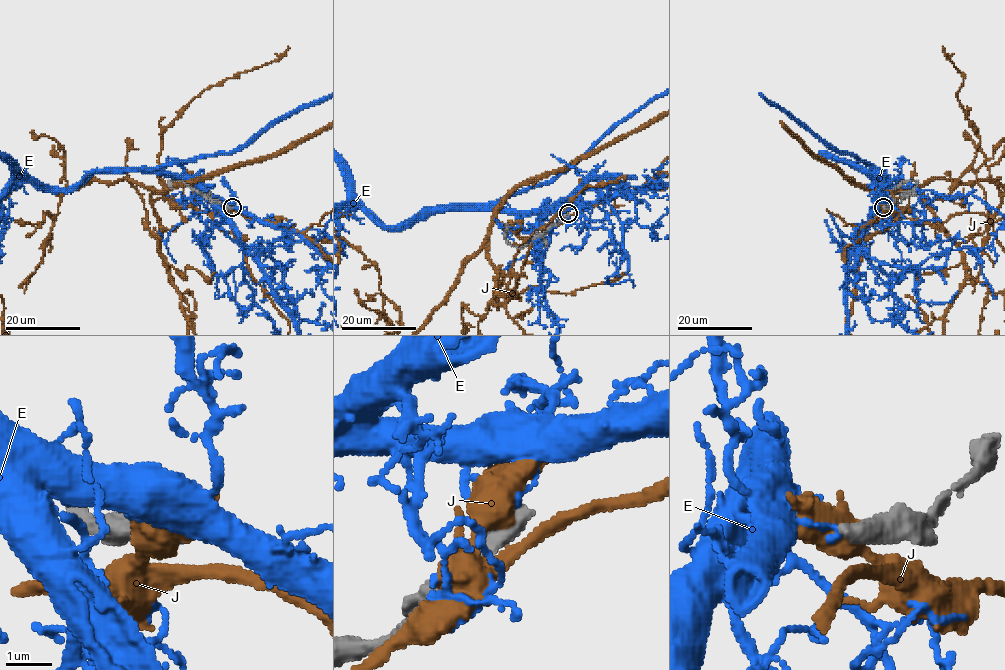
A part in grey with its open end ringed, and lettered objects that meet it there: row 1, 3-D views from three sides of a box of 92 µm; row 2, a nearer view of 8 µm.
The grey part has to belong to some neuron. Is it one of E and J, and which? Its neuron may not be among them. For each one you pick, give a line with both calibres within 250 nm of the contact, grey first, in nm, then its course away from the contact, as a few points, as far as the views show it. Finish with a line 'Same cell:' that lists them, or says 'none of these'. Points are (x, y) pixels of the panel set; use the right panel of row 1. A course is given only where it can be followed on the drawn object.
Same cell: none of these

